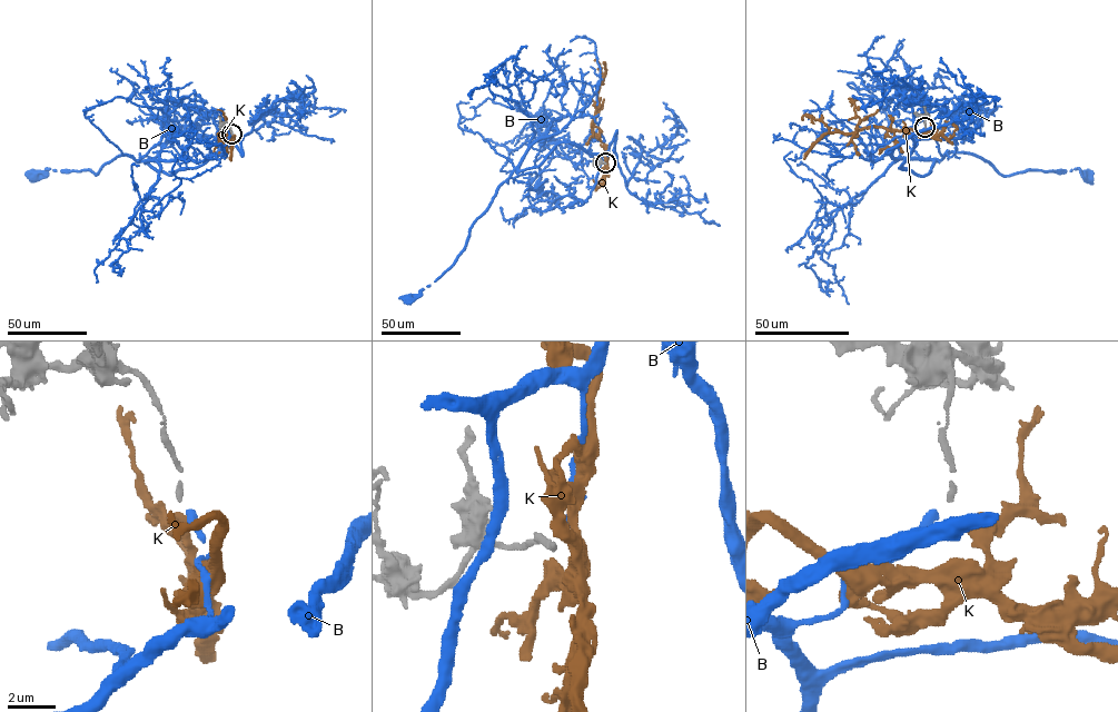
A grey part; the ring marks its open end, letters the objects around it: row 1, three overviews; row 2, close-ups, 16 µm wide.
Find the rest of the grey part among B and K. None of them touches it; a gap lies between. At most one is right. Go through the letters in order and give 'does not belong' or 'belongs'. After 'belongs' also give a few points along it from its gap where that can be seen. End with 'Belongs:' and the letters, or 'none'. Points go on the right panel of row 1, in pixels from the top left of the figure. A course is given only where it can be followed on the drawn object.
B: belongs; course (923, 128), (900, 166), (920, 176), (930, 160), (952, 151), (978, 156), (1005, 176), (1087, 174)
K: does not belong
Belongs: B

